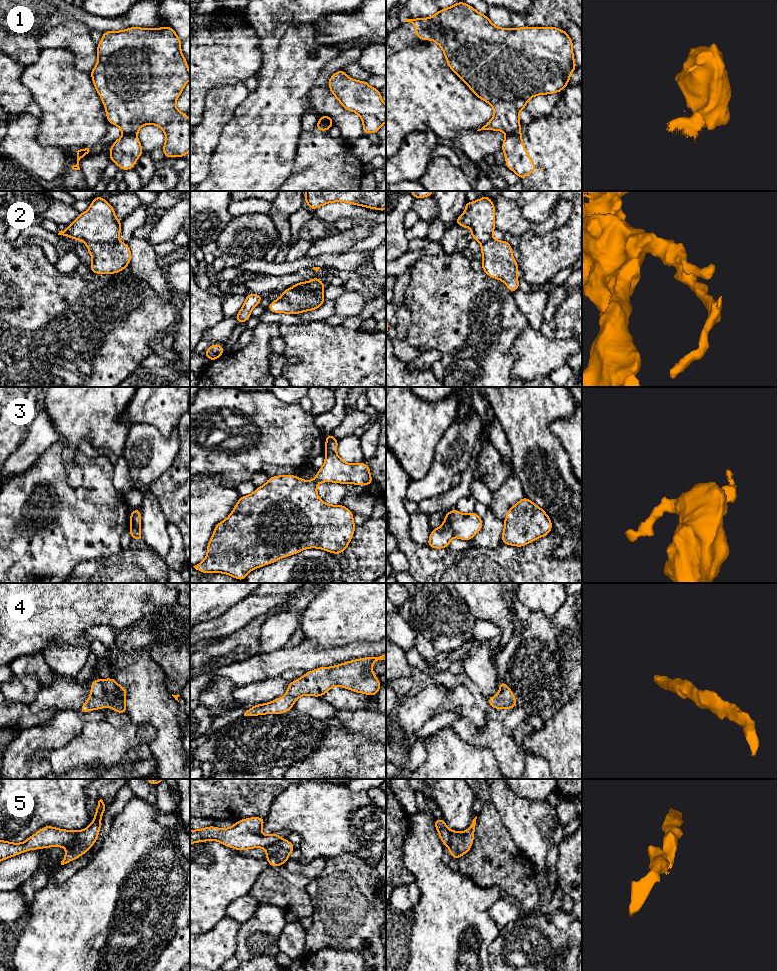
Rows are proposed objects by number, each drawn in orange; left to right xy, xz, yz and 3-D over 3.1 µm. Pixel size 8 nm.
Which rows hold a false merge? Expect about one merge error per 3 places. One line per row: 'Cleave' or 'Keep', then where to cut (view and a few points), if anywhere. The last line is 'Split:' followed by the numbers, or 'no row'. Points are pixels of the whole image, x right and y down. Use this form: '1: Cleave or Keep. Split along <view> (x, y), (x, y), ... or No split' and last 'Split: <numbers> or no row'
1: Cleave. Split along yz (519, 128), (515, 132), (506, 134)
2: Cleave. Split along xz (324, 285), (316, 289), (288, 289)
3: Cleave. Split along yz (445, 519), (454, 535)
4: Keep. No split
5: Cleave. Split along xy (78, 831), (77, 837), (66, 847)
Split: 1, 2, 3, 5

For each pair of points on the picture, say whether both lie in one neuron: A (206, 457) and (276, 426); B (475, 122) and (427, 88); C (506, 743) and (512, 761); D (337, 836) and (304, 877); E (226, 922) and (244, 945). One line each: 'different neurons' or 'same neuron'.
A: same neuron
B: same neuron
C: same neuron
D: different neurons
E: different neurons

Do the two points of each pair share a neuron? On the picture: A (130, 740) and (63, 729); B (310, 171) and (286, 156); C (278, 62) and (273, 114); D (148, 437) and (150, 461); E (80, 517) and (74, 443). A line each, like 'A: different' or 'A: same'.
A: different
B: different
C: same
D: same
E: different

